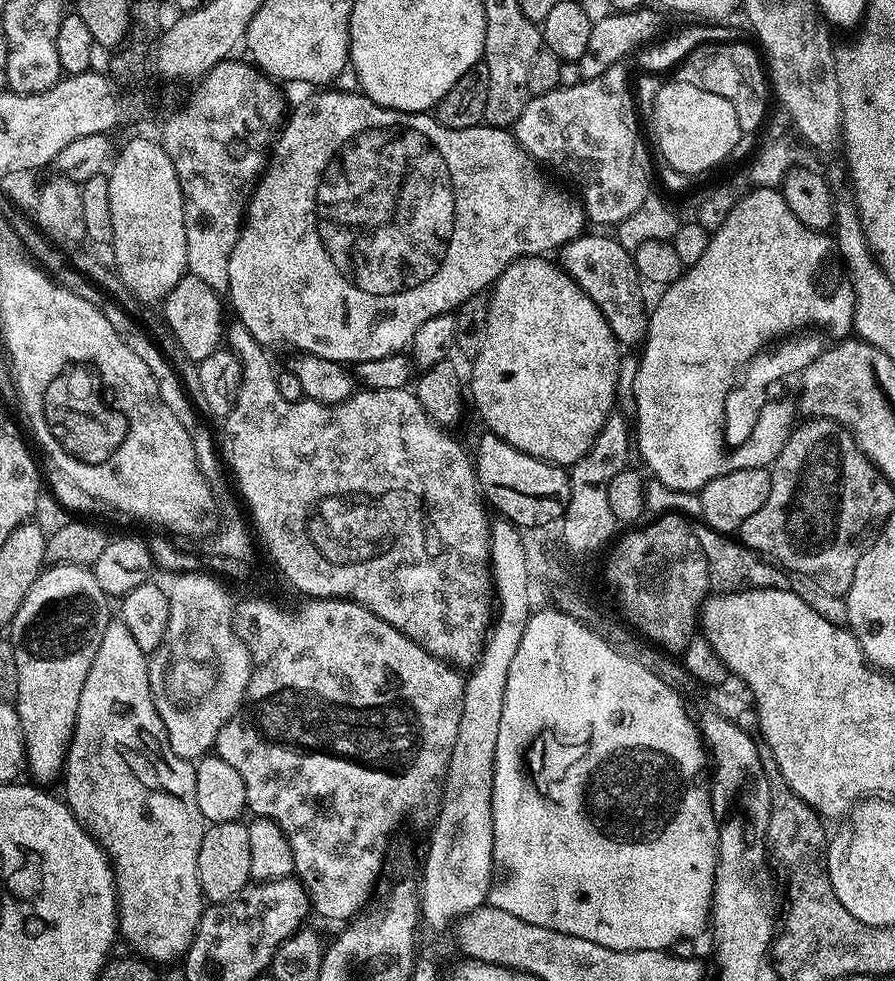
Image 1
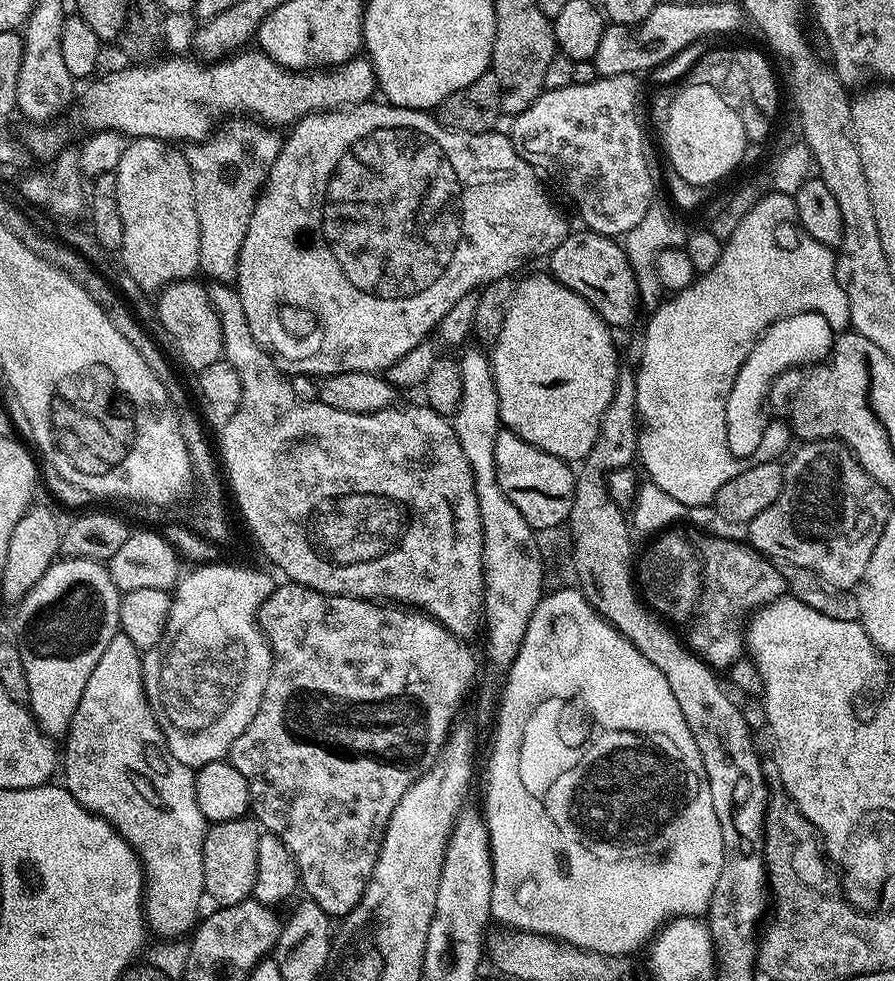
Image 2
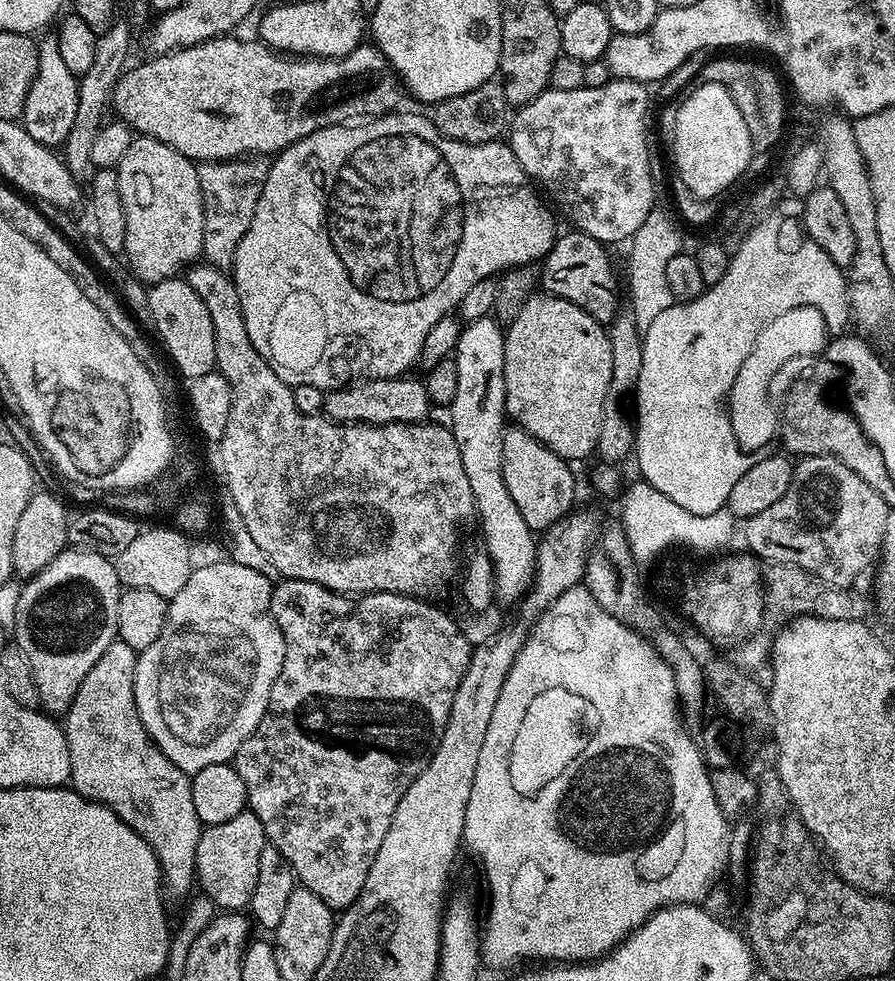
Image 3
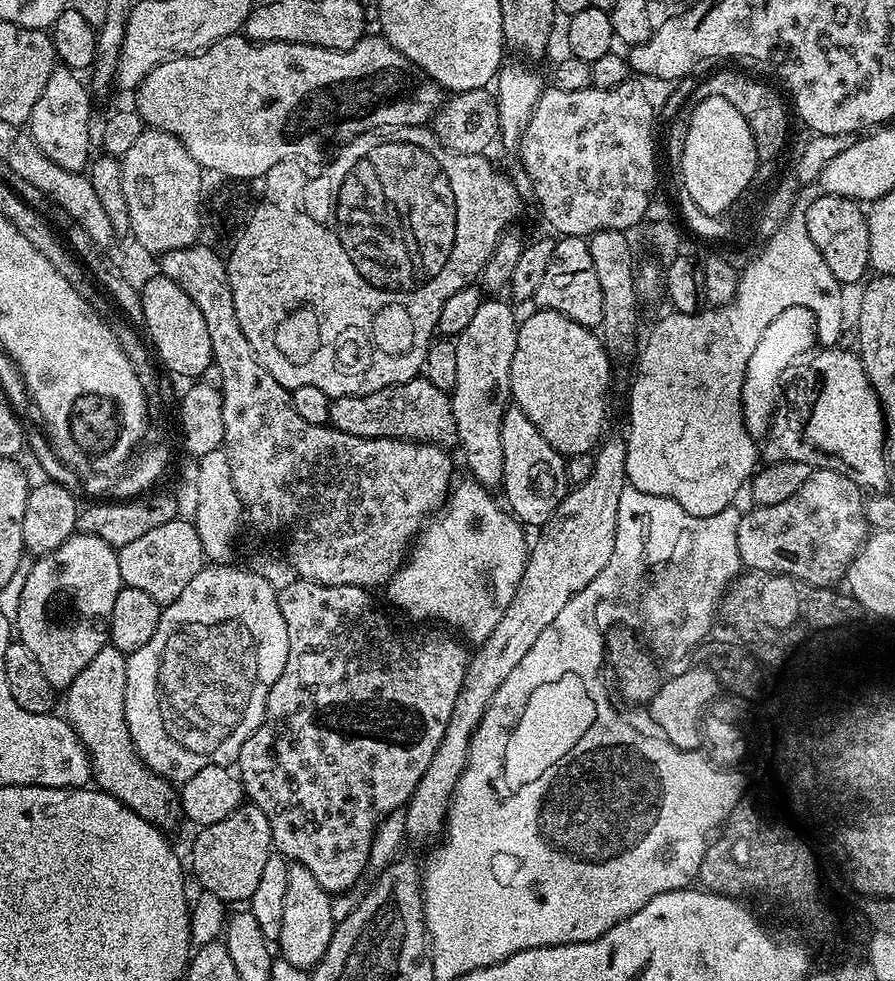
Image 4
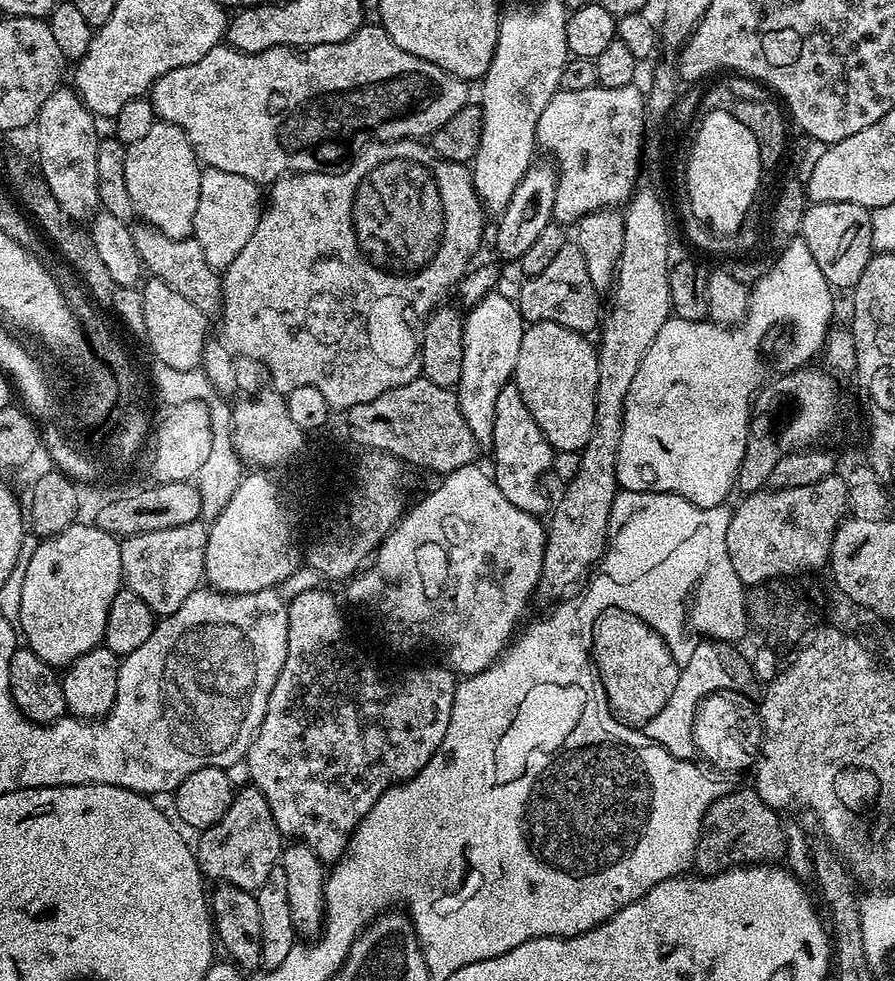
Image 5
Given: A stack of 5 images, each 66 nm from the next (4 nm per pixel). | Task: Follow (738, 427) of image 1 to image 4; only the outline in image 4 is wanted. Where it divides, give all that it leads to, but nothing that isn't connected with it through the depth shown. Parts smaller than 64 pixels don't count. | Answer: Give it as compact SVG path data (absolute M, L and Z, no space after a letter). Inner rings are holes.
M790 306L778 314L758 338L758 343L754 346L750 360L744 368L743 389L740 392L742 423L750 437L763 437L771 427L771 418L776 405L774 390L778 378L792 359L808 351L812 344L815 345L816 324L817 318L812 310L806 306Z

